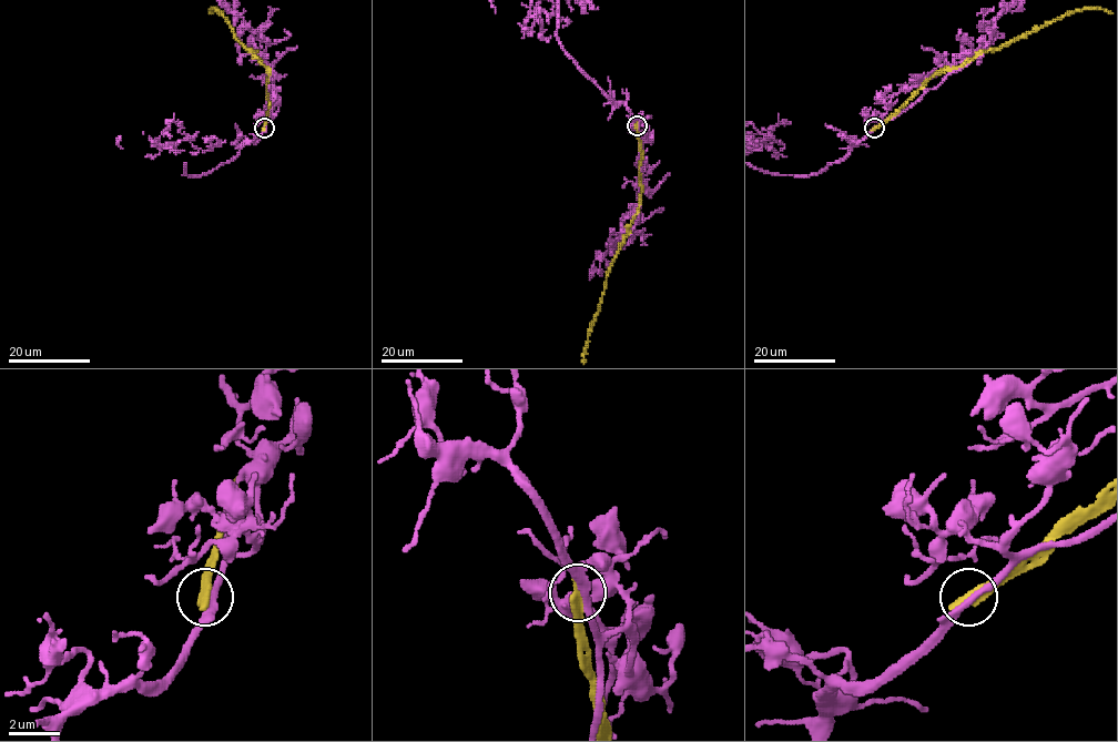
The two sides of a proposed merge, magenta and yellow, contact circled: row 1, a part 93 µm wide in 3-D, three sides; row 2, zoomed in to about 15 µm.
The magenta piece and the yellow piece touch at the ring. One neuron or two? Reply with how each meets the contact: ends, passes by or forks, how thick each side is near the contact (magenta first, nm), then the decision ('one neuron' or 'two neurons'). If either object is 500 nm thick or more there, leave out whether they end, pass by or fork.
magenta passes by; yellow ends there; 300 nm thick on the magenta side, 400 nm on the other; two neurons

